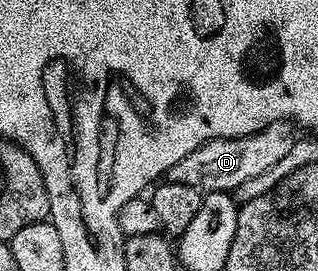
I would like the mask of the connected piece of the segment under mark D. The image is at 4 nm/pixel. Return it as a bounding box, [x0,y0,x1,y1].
[167,122,294,194]

